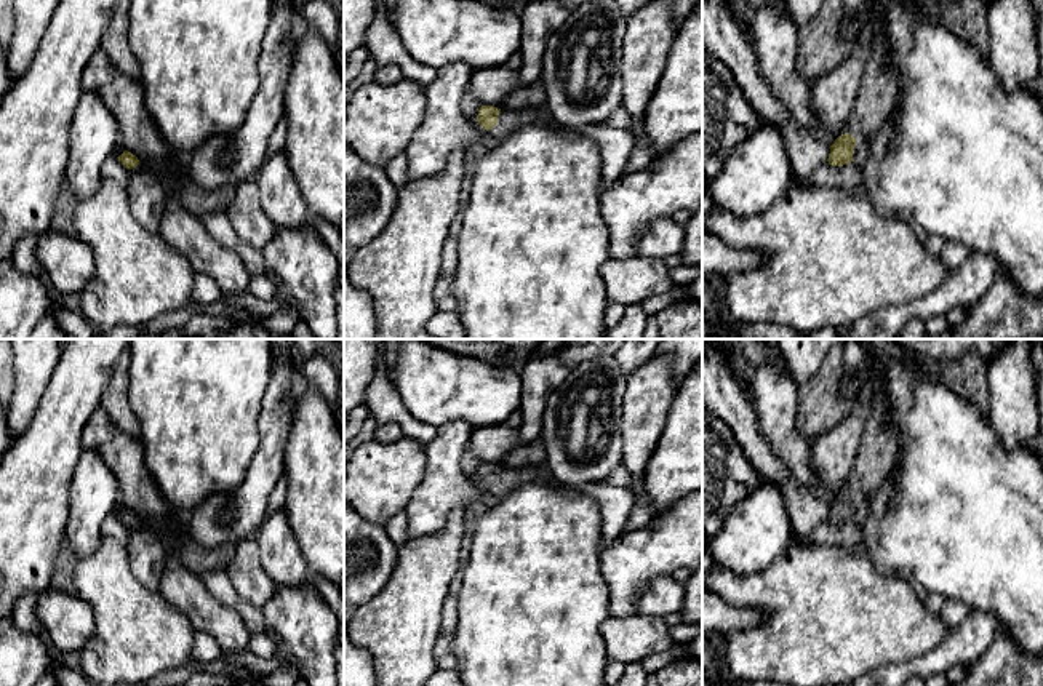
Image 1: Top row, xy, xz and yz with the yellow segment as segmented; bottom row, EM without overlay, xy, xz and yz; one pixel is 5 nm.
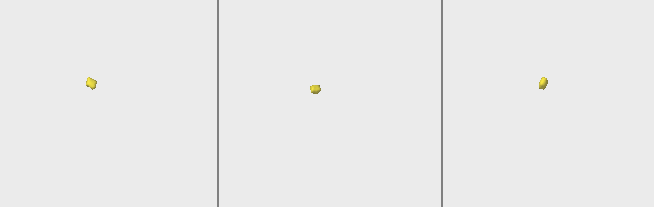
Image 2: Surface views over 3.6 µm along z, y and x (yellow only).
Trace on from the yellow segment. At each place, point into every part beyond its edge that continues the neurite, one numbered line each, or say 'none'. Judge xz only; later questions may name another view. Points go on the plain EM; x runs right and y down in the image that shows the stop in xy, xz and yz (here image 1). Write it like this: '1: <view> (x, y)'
1: xz (509, 480)

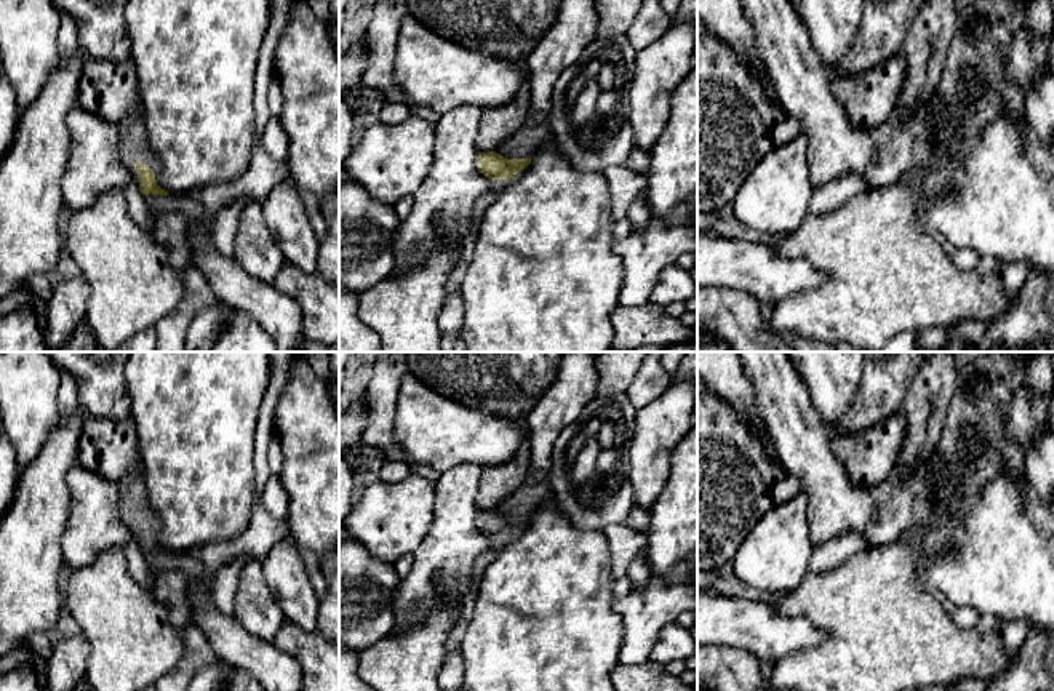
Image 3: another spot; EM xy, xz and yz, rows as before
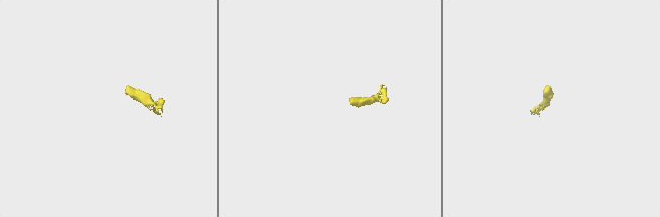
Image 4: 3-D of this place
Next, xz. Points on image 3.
none

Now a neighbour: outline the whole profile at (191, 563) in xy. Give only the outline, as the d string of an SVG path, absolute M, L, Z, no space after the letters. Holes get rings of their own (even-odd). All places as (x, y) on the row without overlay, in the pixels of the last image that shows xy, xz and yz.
M202 547L192 549L184 553L144 553L147 566L157 571L182 571L192 581L202 579L206 573L205 565L202 561Z

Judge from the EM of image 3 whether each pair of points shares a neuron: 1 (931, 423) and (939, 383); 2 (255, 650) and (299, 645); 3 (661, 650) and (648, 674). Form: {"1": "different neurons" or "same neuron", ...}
{"1": "same neuron", "2": "different neurons", "3": "different neurons"}

